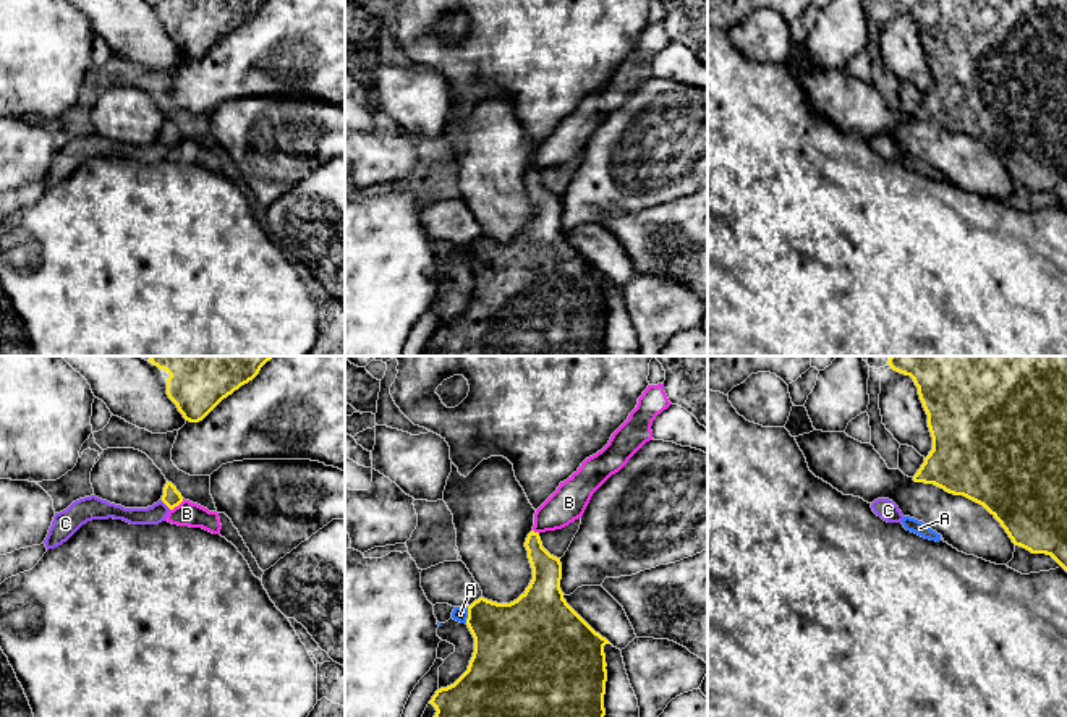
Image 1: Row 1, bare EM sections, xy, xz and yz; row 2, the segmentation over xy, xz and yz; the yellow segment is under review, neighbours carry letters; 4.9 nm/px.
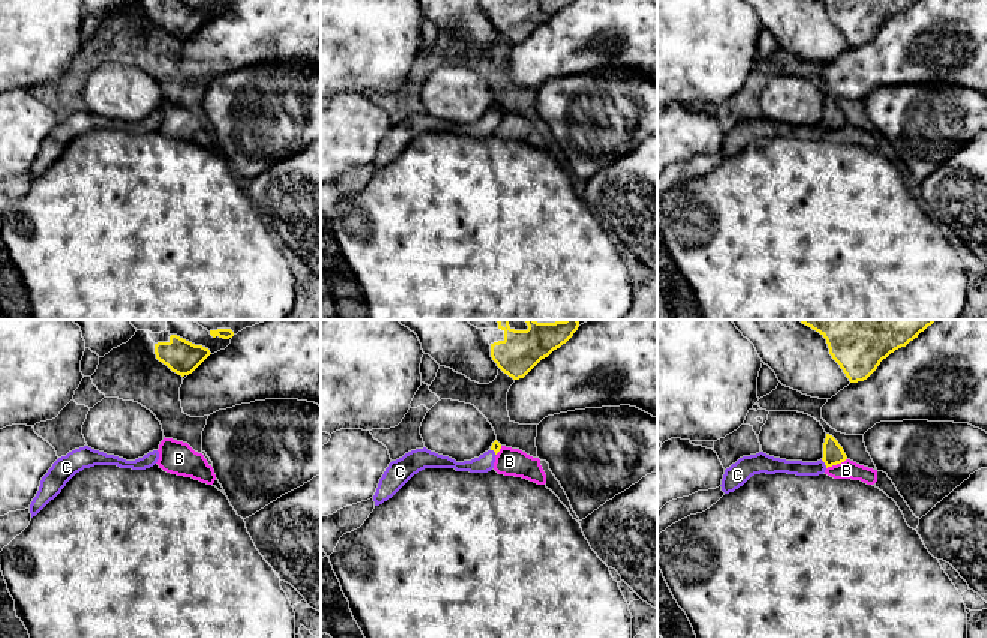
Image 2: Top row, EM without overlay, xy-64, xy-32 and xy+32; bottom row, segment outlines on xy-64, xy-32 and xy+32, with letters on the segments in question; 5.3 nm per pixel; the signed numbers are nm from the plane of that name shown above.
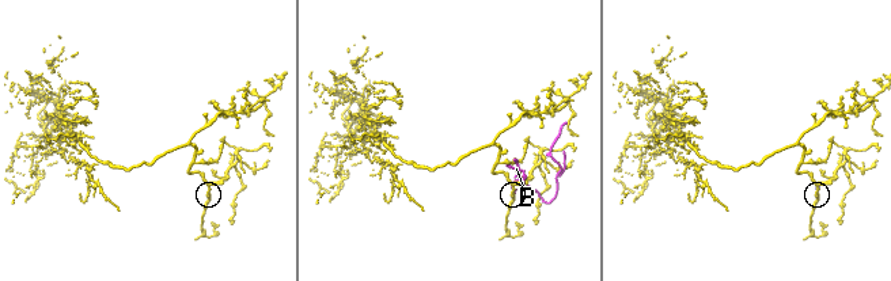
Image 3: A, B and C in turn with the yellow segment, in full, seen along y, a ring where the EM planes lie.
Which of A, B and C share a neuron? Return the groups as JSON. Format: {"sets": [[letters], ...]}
{"sets": [["A", "B"], ["C"]]}

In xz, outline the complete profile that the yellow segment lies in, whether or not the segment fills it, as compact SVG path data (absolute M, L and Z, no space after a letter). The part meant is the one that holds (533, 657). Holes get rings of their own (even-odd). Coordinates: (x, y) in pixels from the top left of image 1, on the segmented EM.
M531 531L526 537L525 547L533 568L533 579L526 591L510 604L497 604L479 597L468 605L466 625L474 638L474 652L470 660L468 670L450 686L436 691L429 704L436 707L434 717L604 717L604 694L607 681L607 664L604 646L610 644L606 638L596 633L563 599L560 589L562 563L560 558L551 555L541 542L539 532Z

